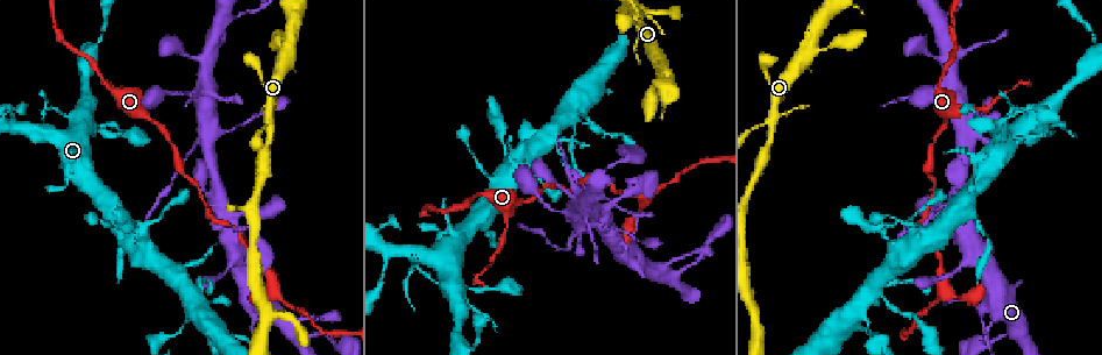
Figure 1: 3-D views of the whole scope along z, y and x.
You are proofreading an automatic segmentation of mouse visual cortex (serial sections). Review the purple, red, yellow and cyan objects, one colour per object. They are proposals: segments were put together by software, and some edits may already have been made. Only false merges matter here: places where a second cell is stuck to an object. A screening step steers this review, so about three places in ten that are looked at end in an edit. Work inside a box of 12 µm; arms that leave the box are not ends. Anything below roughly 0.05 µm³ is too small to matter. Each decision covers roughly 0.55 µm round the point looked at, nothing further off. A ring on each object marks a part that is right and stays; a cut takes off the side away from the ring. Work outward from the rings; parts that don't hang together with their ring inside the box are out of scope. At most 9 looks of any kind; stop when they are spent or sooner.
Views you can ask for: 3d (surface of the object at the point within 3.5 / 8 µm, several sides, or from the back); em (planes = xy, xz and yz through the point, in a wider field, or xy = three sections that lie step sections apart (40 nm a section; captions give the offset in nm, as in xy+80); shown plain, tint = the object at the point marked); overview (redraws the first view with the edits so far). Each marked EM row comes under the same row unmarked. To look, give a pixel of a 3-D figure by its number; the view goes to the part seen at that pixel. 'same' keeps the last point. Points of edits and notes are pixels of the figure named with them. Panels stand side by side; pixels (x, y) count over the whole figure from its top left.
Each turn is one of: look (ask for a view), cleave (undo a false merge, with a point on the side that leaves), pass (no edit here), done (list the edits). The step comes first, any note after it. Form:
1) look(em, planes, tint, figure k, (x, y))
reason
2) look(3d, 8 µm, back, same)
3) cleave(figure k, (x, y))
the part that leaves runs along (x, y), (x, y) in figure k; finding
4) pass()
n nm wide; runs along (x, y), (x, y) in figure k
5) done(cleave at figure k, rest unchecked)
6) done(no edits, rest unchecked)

look(3d, 8 µm, figure 1, (643, 25))
side arm on a straight run

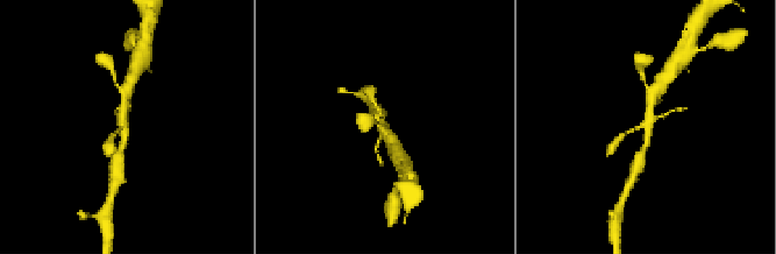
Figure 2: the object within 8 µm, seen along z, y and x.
look(3d, 3.5 µm, figure 2, (121, 126))
closer look

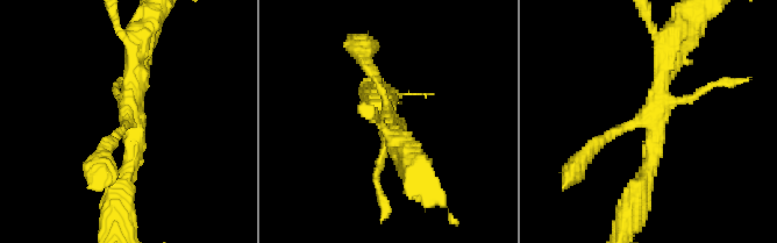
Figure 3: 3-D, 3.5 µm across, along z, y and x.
look(em, planes, tint, figure 3, (391, 124))

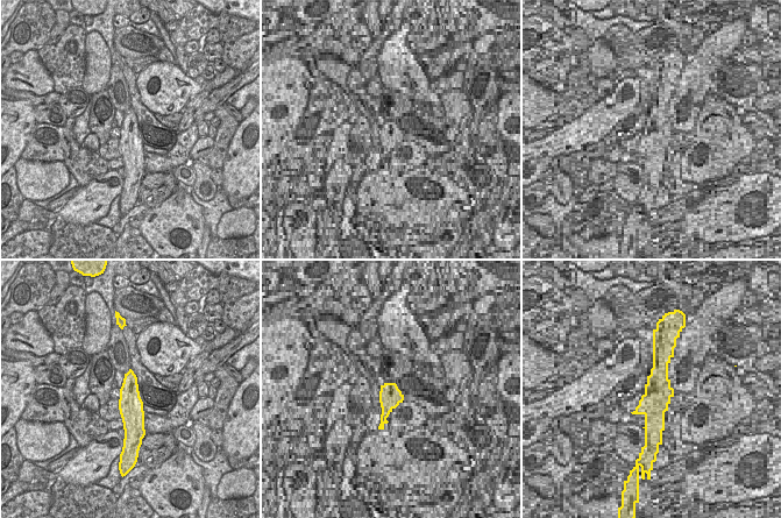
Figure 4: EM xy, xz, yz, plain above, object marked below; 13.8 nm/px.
pass()
runs along (670, 43), (655, 147), (638, 190) in figure 3; continuous, no second cell

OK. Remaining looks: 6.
look(3d, 8 µm, figure 1, (878, 289))
abrupt turn

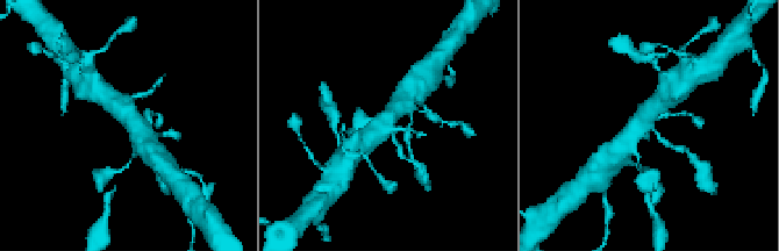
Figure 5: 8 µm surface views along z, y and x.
look(3d, 3.5 µm, figure 5, (652, 126))
zoom in

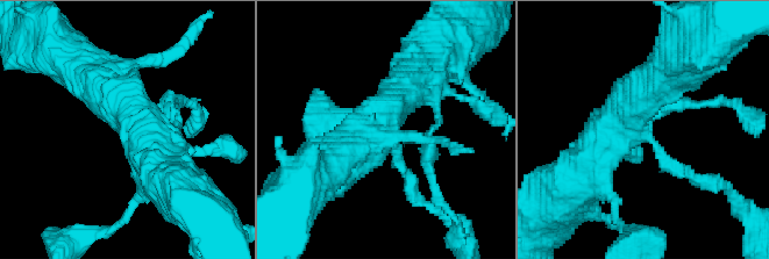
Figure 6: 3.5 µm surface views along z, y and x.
look(em, xy, step 3, tint, figure 6, (642, 127))

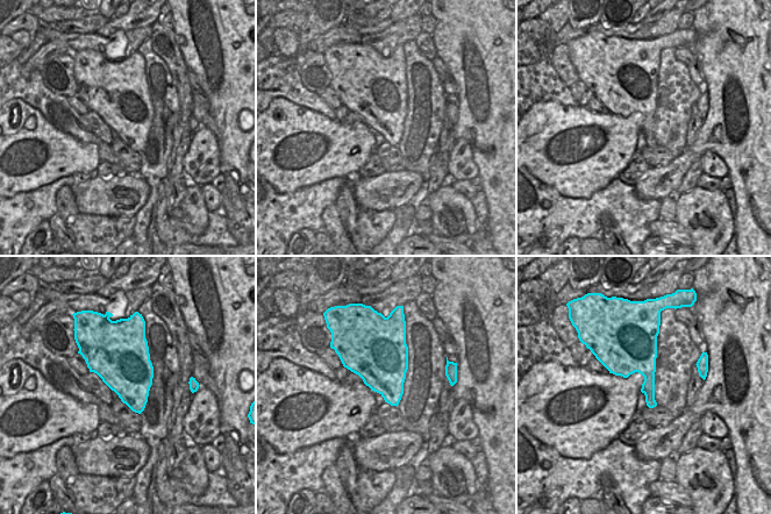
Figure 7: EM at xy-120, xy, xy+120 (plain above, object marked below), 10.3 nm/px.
pass()
all the same cell

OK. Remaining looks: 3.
look(3d, 3.5 µm, back, figure 1, (988, 142))
sudden change in width

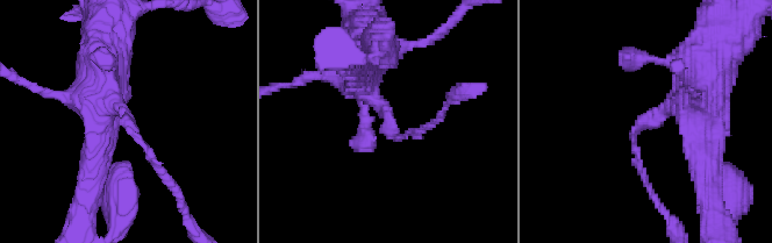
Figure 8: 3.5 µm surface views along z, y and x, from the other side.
look(em, xy, step 5, tint, figure 8, (653, 120))

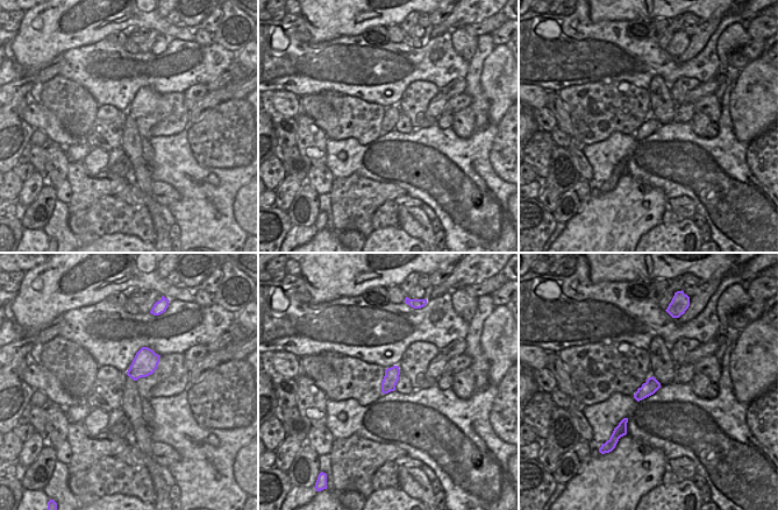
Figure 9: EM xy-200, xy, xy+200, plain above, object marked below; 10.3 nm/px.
cleave(figure 8, (163, 173))
the part that leaves runs along (140, 141), (179, 194), (193, 230) in figure 8; a second cell is stuck on

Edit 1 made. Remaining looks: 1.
done(cleave at figure 8, rest unchecked)

